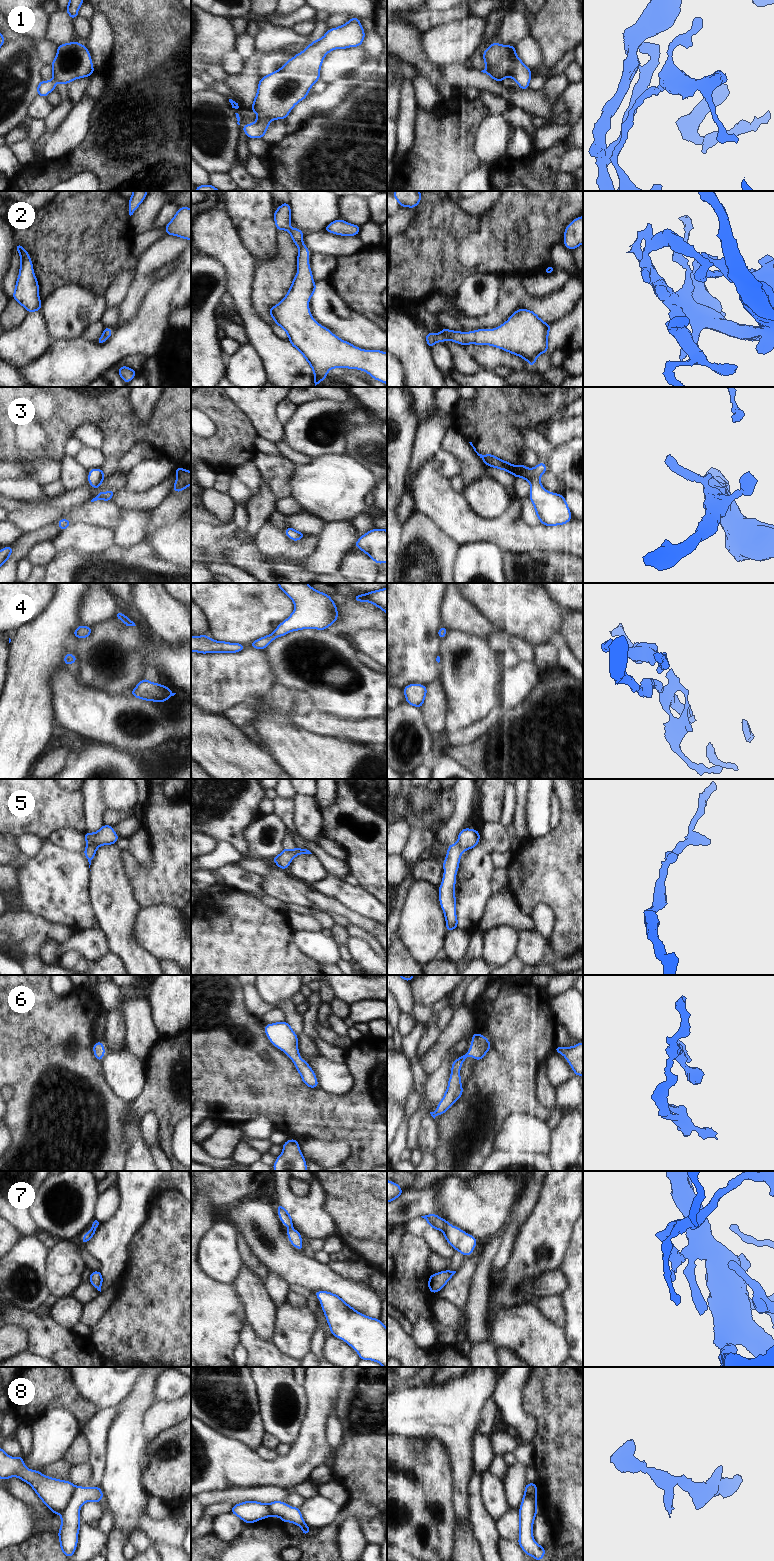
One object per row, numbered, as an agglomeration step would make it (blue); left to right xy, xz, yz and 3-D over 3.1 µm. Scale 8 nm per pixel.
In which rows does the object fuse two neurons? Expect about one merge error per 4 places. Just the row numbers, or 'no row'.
2, 5, 8.

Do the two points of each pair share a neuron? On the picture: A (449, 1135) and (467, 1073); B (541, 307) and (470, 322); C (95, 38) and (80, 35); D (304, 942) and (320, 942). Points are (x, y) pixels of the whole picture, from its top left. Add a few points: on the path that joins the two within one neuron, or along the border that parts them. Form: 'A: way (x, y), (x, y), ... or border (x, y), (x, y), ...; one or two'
A: border (477, 1064), (473, 1075), (462, 1086); two
B: way (523, 303), (512, 303), (497, 318), (488, 321); one
C: border (90, 21), (90, 31), (85, 45); two
D: way (308, 942), (316, 942); one

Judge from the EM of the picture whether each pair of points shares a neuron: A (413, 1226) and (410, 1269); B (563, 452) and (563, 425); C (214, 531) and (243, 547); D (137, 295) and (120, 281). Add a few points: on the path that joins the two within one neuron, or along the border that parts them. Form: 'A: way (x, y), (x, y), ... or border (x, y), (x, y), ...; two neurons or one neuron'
A: border (404, 1232), (422, 1235), (430, 1248); two neurons
B: border (572, 438), (565, 442), (557, 443), (553, 447); two neurons
C: border (238, 524), (233, 533), (219, 538), (211, 546); two neurons
D: border (136, 269), (127, 293), (119, 305); two neurons

